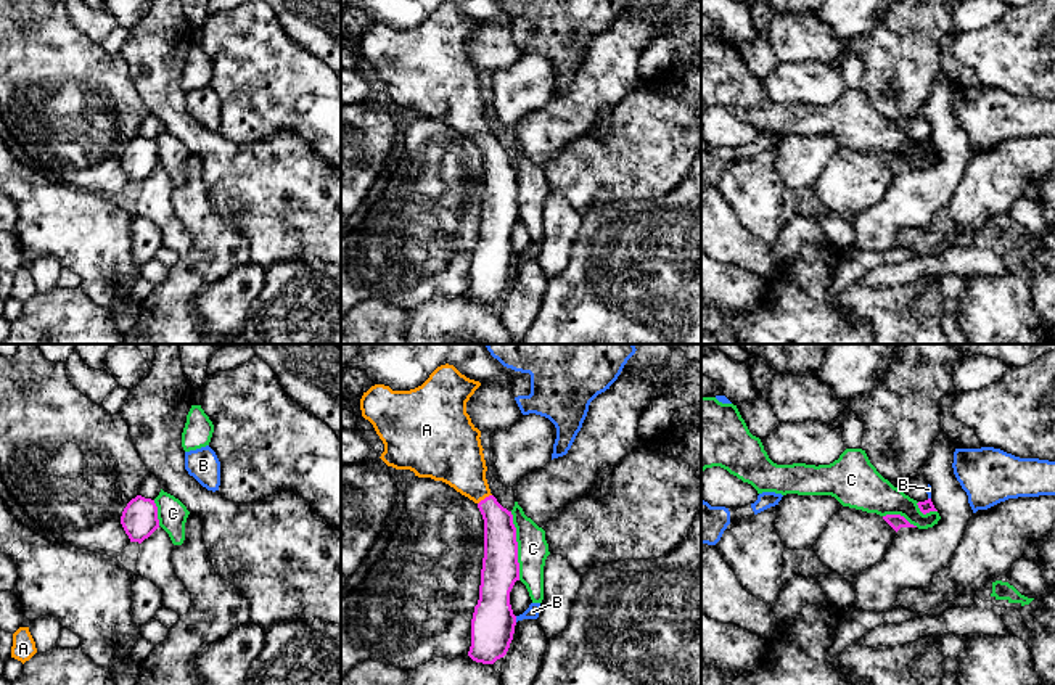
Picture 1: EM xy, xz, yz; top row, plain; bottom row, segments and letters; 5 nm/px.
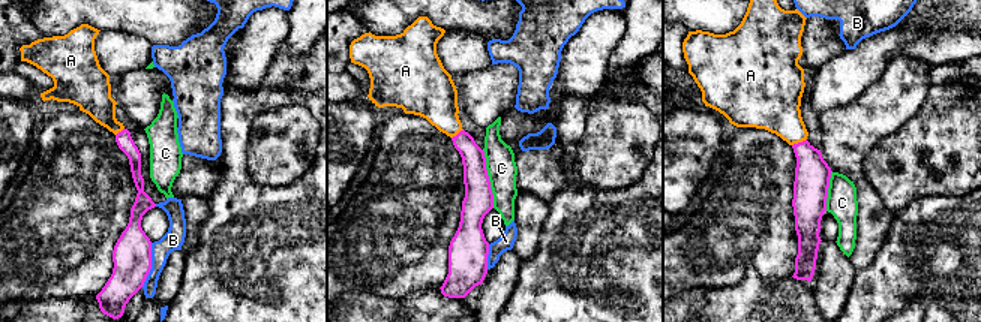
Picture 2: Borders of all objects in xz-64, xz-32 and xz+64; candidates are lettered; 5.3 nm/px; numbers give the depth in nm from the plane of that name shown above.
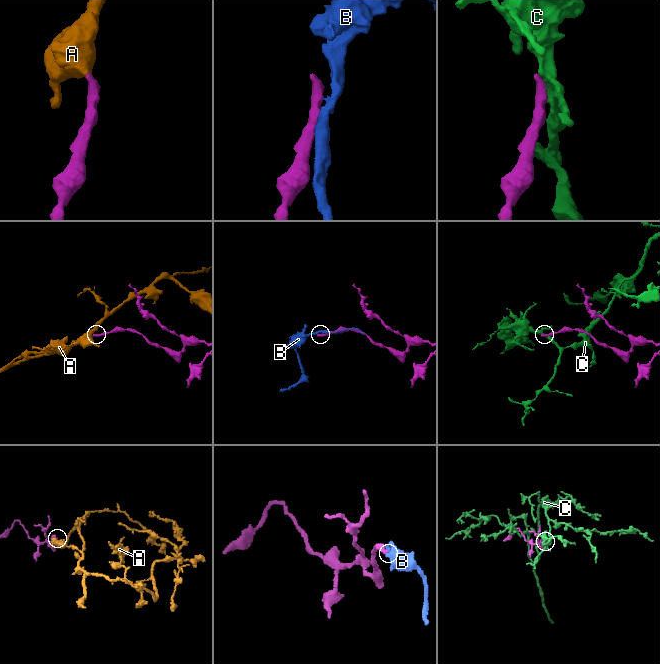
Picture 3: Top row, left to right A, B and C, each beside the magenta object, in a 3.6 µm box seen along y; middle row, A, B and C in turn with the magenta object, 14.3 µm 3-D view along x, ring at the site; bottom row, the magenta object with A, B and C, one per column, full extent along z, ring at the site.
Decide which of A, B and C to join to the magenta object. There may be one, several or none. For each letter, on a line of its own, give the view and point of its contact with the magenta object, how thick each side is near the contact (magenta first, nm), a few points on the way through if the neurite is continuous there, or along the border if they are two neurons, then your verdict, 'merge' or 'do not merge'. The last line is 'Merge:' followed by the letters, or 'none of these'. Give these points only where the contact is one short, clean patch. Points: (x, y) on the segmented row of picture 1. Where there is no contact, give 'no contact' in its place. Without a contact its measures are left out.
A: contact xz (486, 497); calibres 160 and 260 nm; way xz (500, 544), (499, 523), (486, 497), (470, 481), (455, 459); merge
B: contact xz (515, 619); calibres 220 and 70 nm; border xz (515, 616), (517, 621); do not merge
C: contact xz (517, 545); calibres 190 and 160 nm; border xz (510, 512), (515, 528), (520, 579); do not merge
Merge: A

